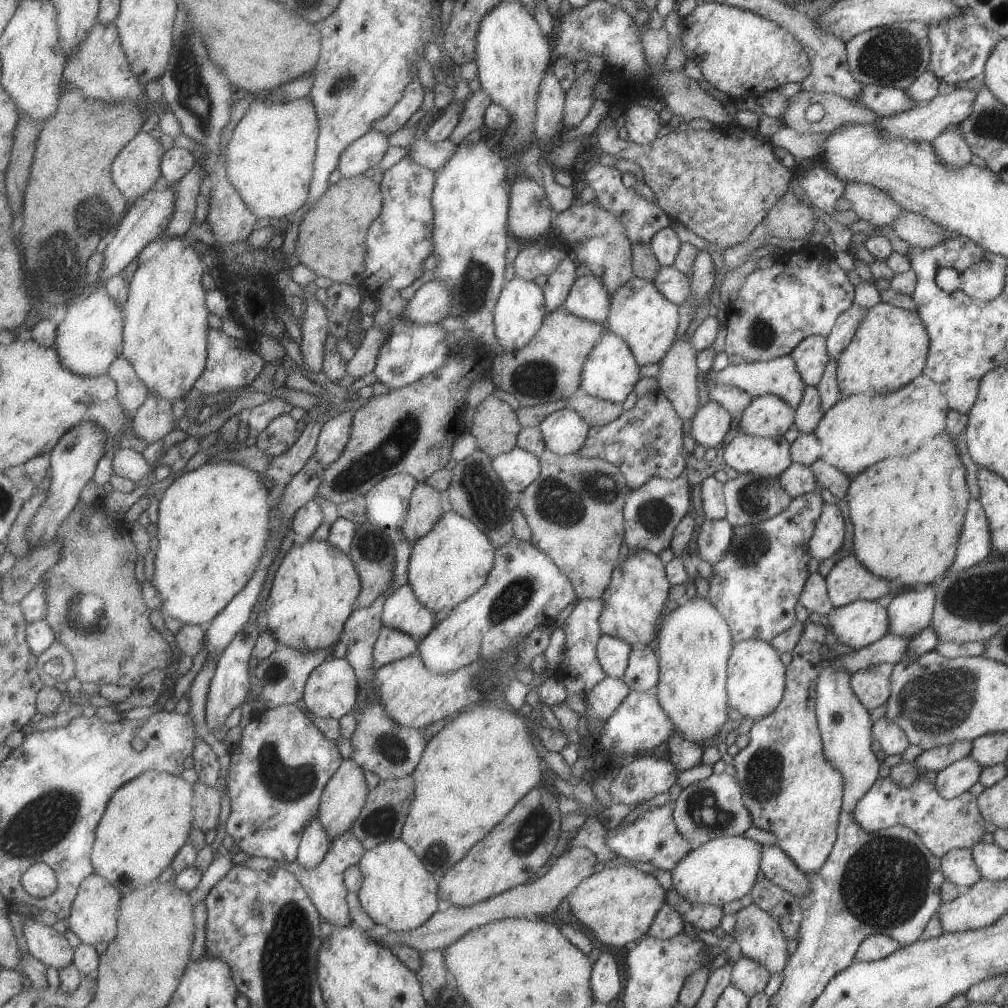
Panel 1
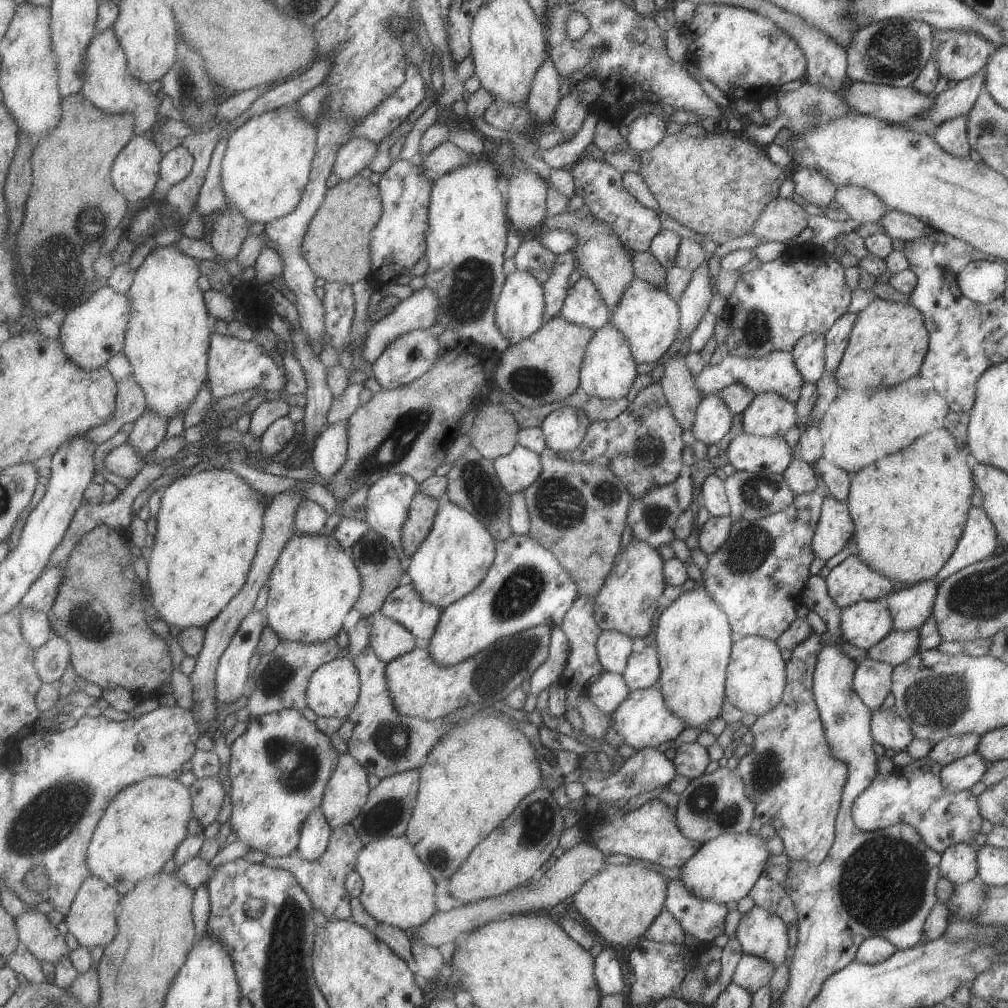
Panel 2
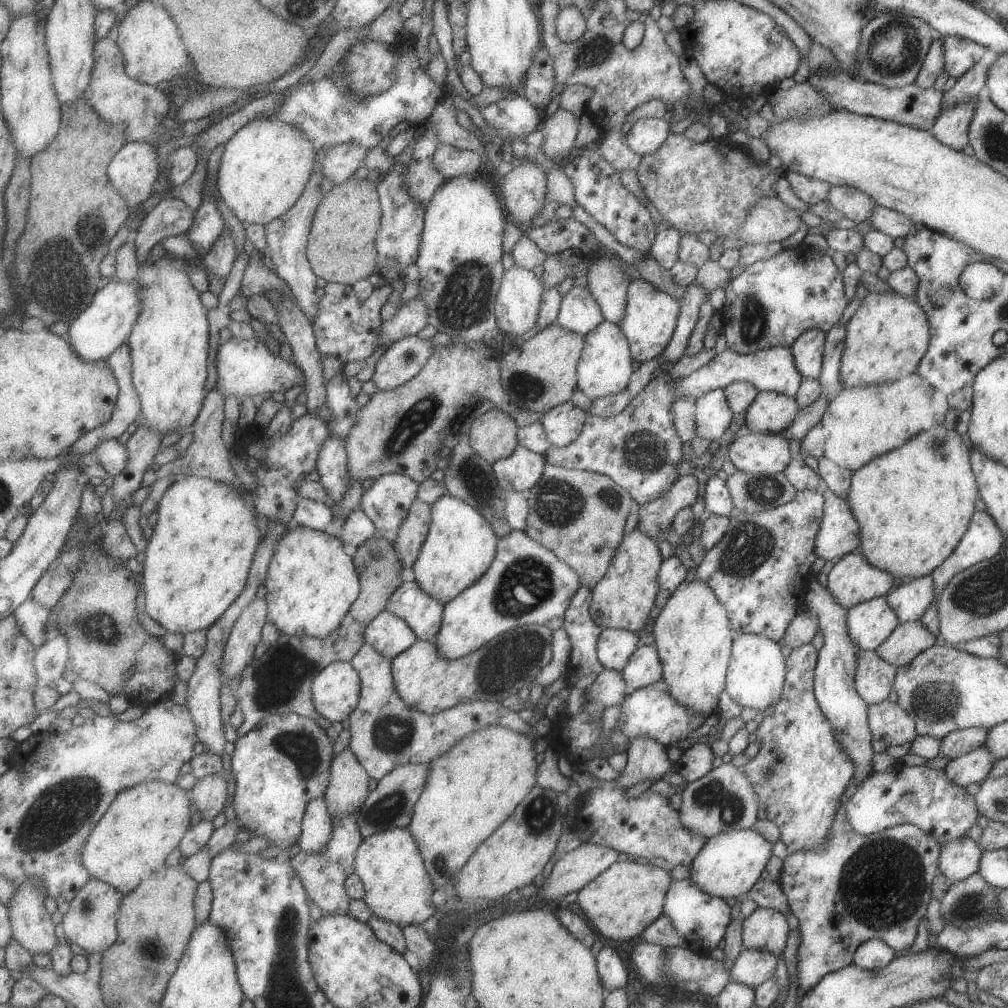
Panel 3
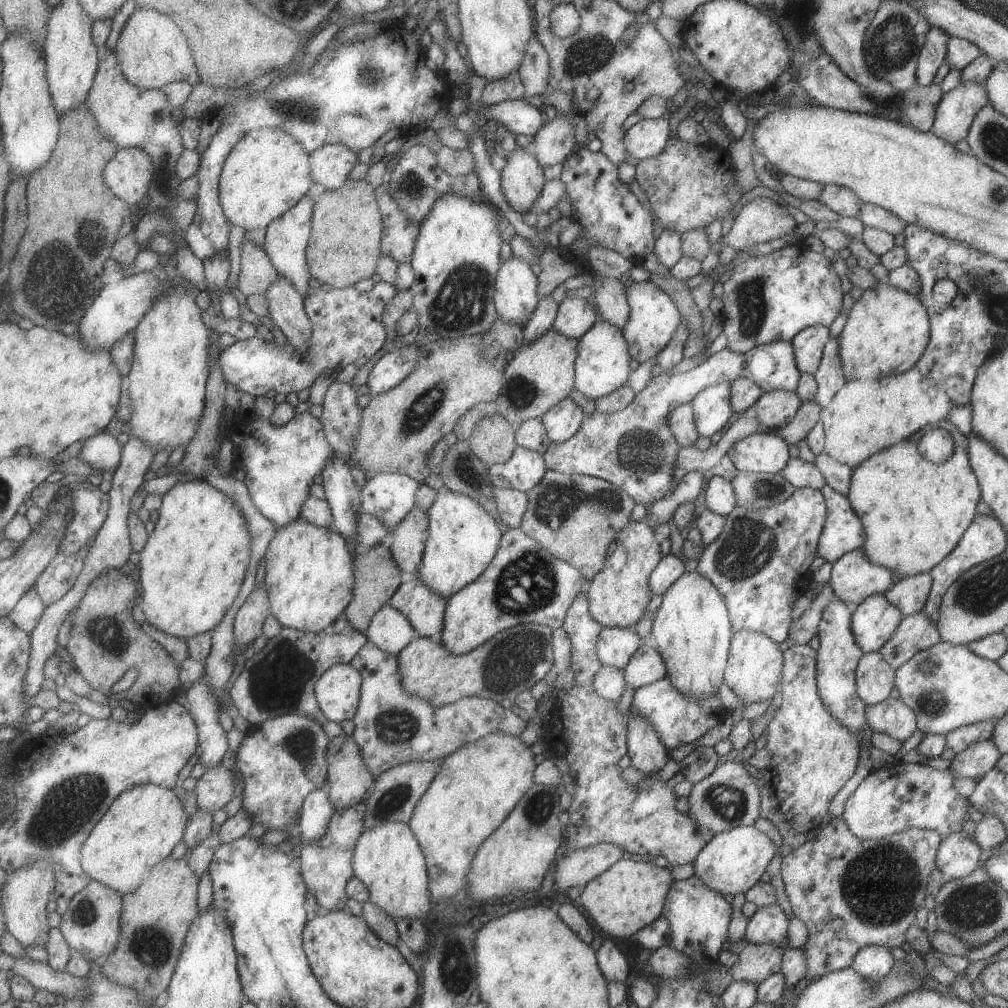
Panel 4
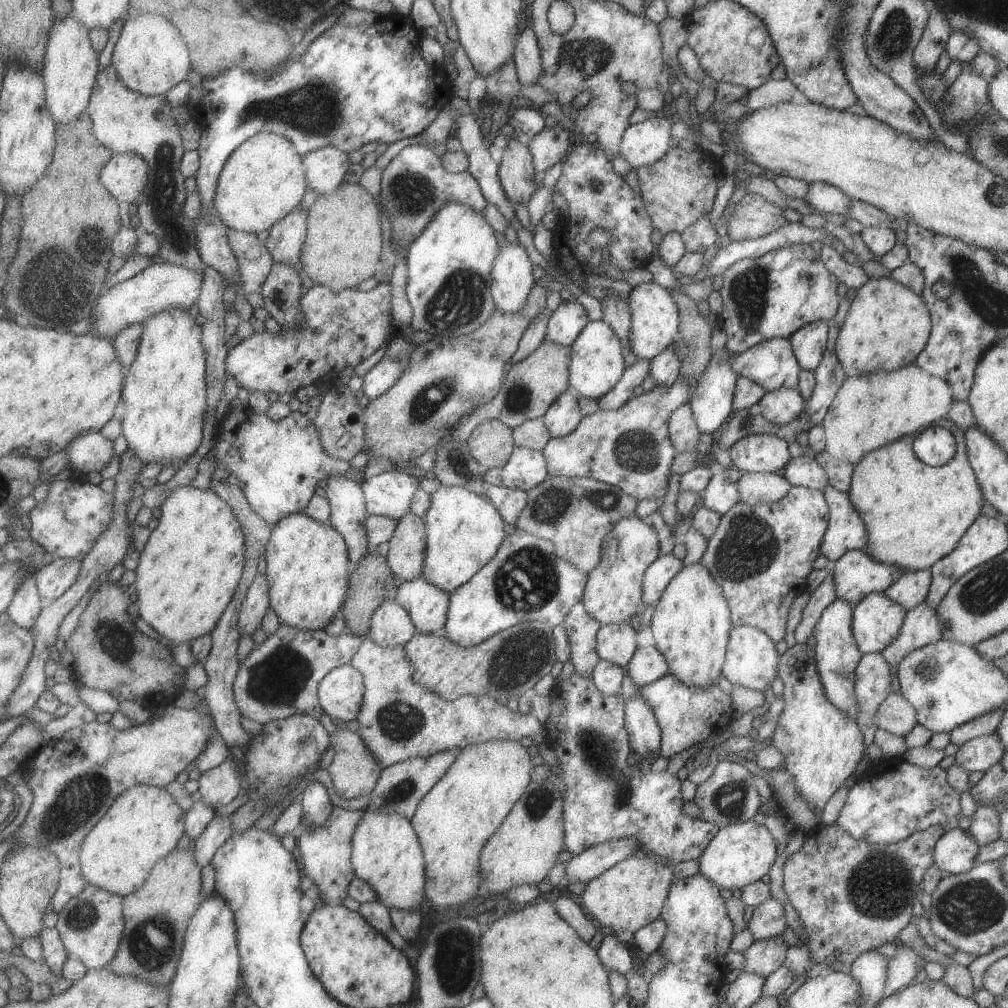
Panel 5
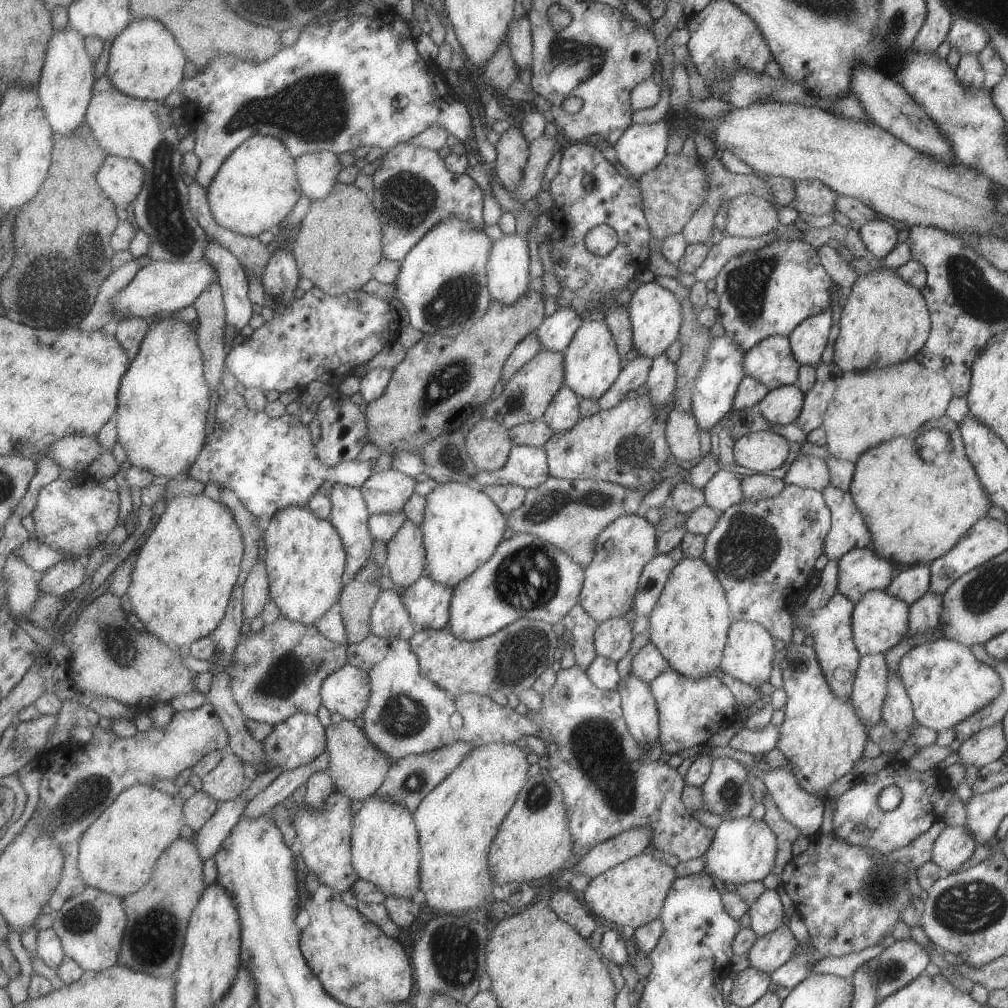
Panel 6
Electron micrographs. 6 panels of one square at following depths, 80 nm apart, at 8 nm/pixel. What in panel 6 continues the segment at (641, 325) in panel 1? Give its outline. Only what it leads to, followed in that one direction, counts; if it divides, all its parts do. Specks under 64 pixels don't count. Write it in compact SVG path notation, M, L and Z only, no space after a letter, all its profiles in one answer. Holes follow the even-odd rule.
M655 280L640 284L632 292L627 311L632 332L632 348L639 356L653 359L677 340L682 321L679 299L670 290L659 286Z

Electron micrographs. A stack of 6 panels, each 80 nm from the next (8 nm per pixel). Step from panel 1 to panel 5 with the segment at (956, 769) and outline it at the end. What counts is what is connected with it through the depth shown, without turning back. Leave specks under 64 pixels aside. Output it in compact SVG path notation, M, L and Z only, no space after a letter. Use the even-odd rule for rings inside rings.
M997 733L972 738L958 746L953 755L954 764L965 772L986 771L1003 756L1004 750Z

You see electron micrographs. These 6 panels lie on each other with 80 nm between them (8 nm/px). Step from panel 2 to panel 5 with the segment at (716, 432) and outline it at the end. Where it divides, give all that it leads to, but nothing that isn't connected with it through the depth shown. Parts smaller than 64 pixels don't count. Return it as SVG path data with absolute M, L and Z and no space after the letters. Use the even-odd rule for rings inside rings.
M725 347L715 351L705 370L699 374L696 387L687 402L700 433L711 435L713 431L719 430L719 426L723 424L725 418L733 411L732 398L738 376L731 370L727 362L728 354L729 352Z

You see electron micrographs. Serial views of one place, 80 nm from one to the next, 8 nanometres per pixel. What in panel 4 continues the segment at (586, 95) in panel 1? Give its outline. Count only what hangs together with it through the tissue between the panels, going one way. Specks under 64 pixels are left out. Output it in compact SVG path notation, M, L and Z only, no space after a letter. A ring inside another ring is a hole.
M557 114L552 121L547 122L536 134L534 143L537 146L536 156L543 168L563 164L578 146L573 137L571 121L565 114Z

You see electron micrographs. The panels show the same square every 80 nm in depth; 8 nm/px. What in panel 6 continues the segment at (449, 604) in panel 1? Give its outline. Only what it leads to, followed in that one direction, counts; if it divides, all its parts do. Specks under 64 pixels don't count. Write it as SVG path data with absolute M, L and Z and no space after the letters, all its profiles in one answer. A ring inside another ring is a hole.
M463 483L434 484L427 498L428 507L422 524L427 576L455 588L491 560L504 541L508 516L485 491Z

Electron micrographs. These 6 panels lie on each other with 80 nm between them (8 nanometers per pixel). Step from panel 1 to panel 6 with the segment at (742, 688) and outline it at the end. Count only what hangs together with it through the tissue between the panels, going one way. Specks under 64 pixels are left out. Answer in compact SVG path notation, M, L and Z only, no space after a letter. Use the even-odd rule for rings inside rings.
M733 620L727 631L719 667L723 673L758 690L763 682L767 682L771 672L771 662L776 652L773 649L773 640L760 624Z

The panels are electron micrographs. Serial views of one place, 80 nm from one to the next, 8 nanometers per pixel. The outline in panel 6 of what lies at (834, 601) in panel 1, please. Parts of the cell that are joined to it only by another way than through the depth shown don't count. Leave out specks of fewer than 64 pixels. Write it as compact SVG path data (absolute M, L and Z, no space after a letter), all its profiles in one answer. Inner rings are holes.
M866 547L848 550L839 557L836 592L856 603L870 590L884 591L892 581L895 564Z

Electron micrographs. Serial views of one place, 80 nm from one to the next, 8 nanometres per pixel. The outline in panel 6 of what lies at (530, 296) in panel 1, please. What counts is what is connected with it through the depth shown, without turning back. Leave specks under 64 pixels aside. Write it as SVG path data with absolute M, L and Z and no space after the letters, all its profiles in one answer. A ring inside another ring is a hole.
M515 233L494 242L488 262L488 285L495 301L513 306L531 284L529 238Z

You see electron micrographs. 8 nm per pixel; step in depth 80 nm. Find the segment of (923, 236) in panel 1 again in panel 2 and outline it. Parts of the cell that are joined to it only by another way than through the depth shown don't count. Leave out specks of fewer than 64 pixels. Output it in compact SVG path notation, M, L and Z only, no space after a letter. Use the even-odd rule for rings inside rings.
M888 209L887 214L879 220L879 224L885 230L886 236L904 242L921 238L925 234L925 230L929 229L925 223L917 220L915 216L904 214L895 209Z

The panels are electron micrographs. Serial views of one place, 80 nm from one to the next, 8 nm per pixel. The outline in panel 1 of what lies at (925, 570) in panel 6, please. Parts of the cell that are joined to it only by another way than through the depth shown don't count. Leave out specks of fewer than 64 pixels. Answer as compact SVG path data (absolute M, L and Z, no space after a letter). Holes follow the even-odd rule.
M935 585L914 587L887 600L887 633L911 637L930 626Z

